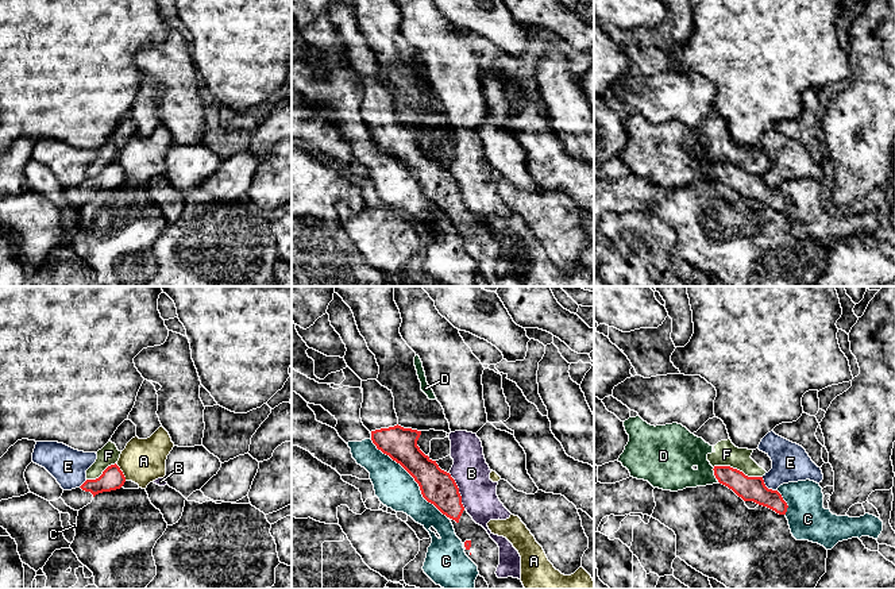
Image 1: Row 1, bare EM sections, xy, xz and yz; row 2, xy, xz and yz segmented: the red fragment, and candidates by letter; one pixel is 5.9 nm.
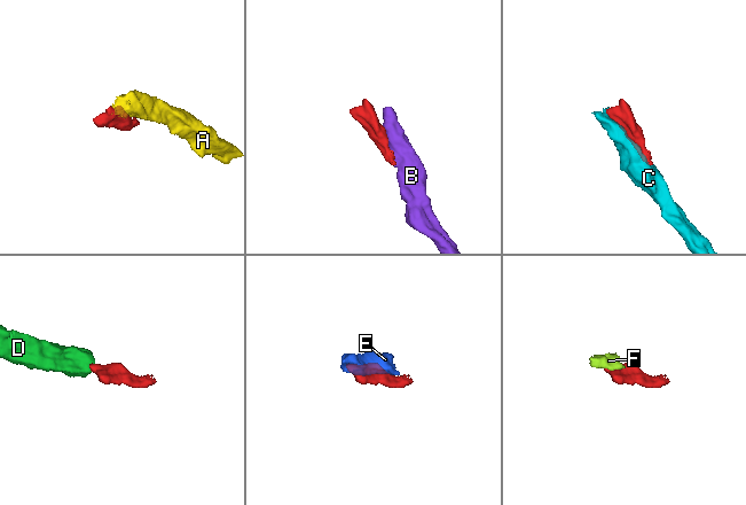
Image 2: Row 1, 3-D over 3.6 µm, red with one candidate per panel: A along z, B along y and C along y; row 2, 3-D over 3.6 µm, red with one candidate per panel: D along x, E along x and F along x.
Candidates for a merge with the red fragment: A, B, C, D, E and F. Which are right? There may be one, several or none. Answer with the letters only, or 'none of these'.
none of these

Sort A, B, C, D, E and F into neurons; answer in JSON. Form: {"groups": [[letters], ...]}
{"groups": [["A", "D"], ["B"], ["C"], ["E"], ["F"]]}

